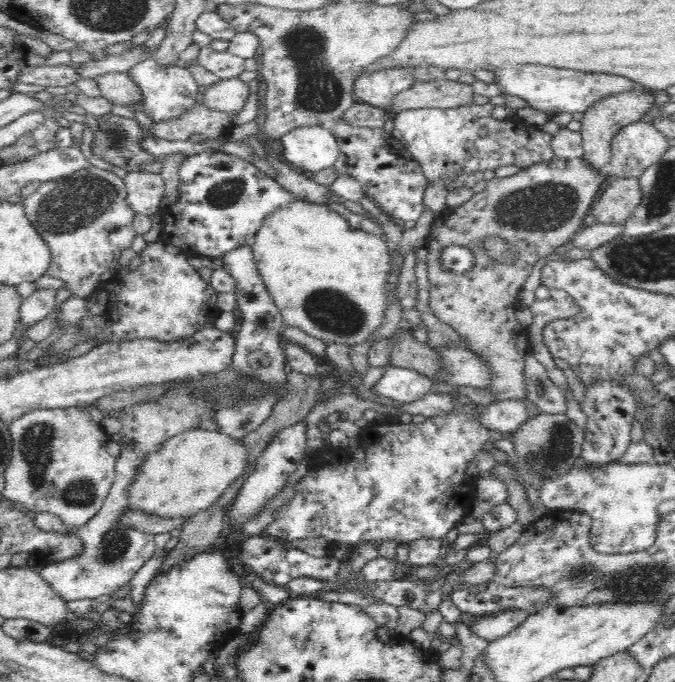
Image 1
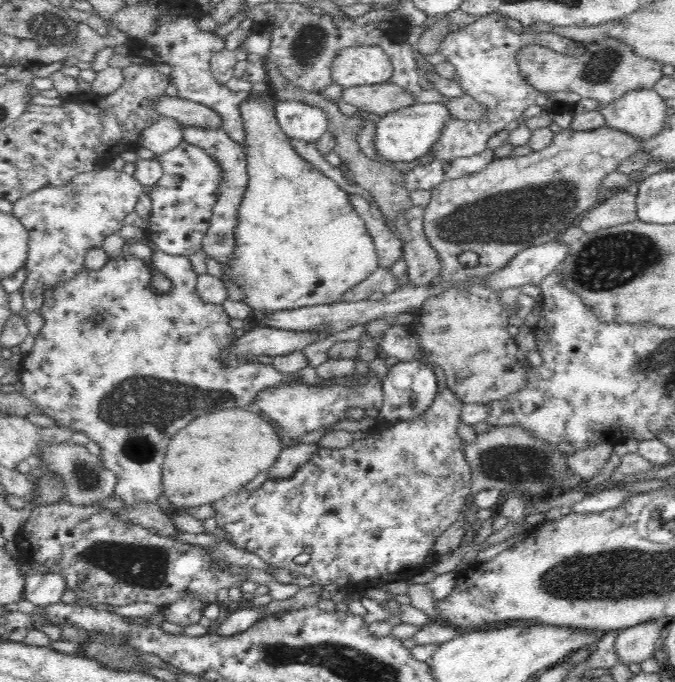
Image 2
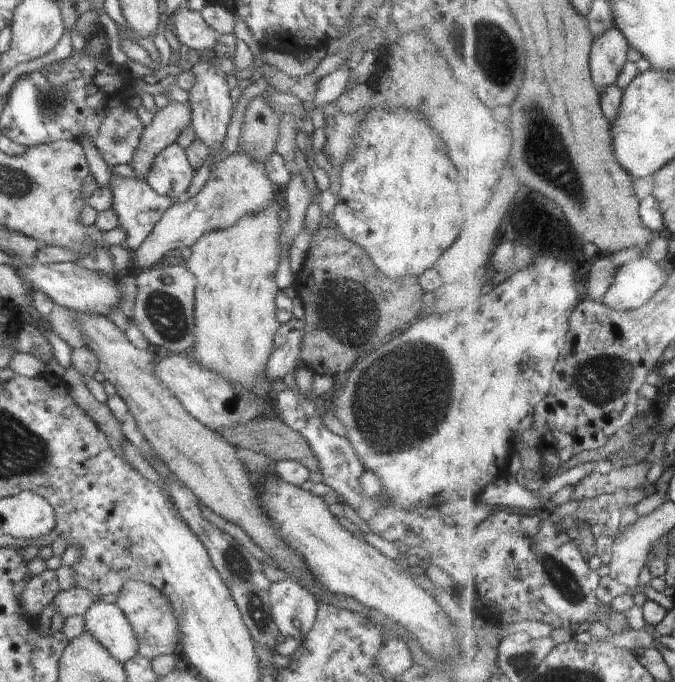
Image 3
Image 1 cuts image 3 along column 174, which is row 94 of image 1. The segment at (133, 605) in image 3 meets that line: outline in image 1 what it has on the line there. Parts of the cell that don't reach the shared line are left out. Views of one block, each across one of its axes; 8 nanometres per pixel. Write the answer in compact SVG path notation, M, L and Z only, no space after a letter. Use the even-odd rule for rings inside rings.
M632 88L630 92L620 92L612 94L608 98L598 100L592 108L584 112L581 121L581 135L583 138L583 155L582 158L594 169L607 171L608 162L610 162L611 146L614 136L620 132L626 124L638 122L649 112L655 104L654 95L651 90L644 88Z

